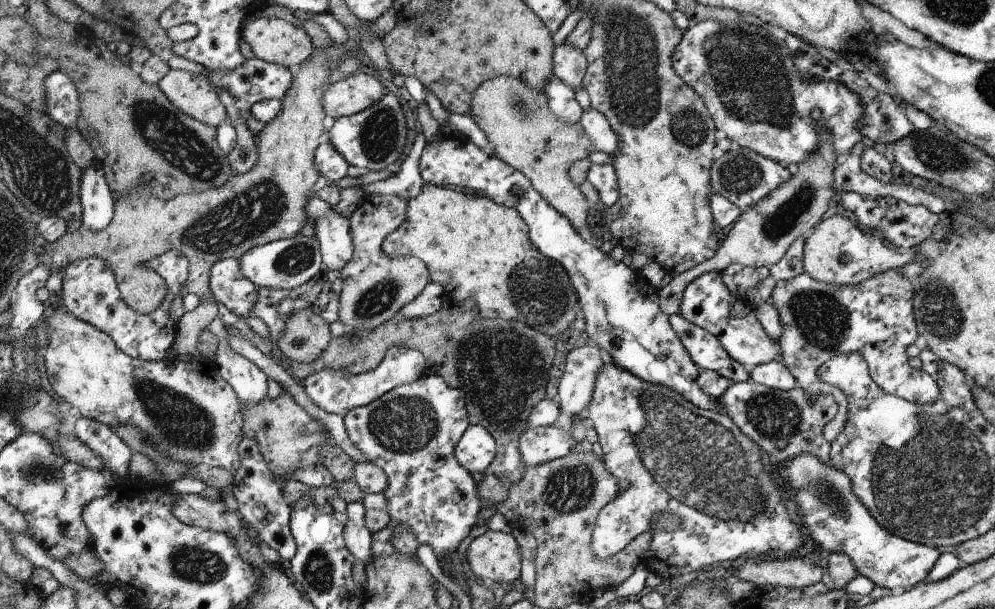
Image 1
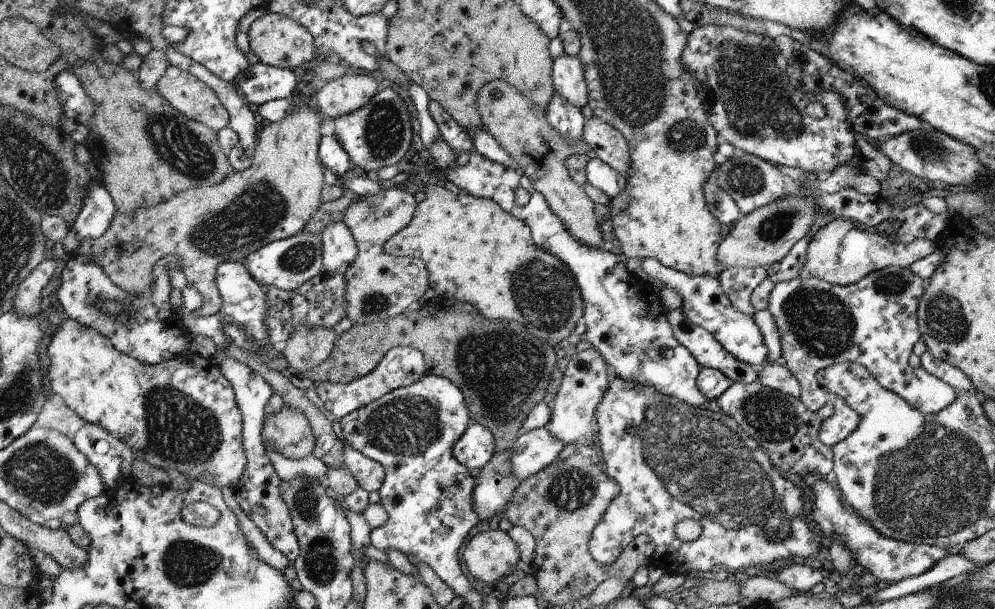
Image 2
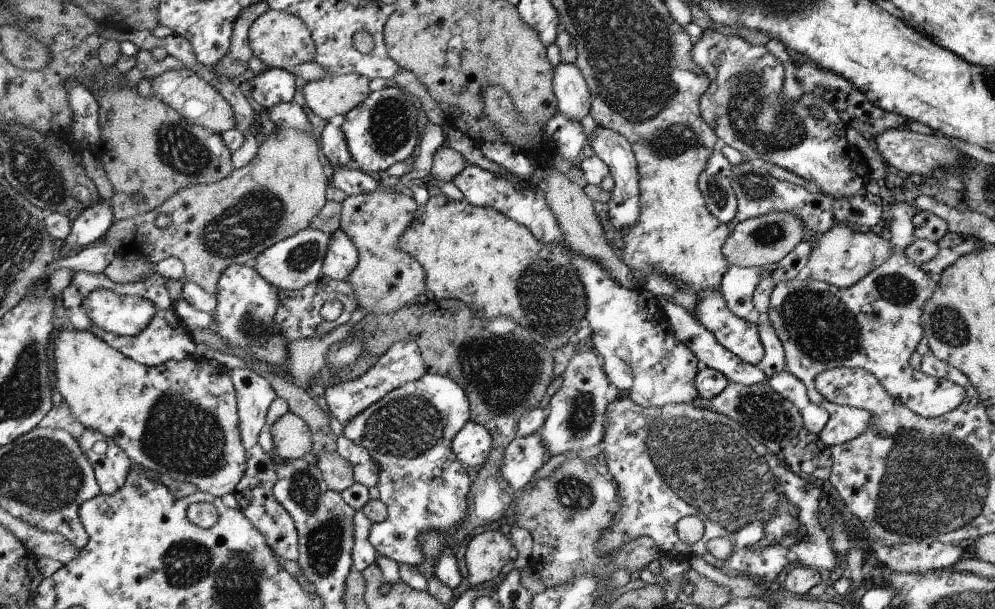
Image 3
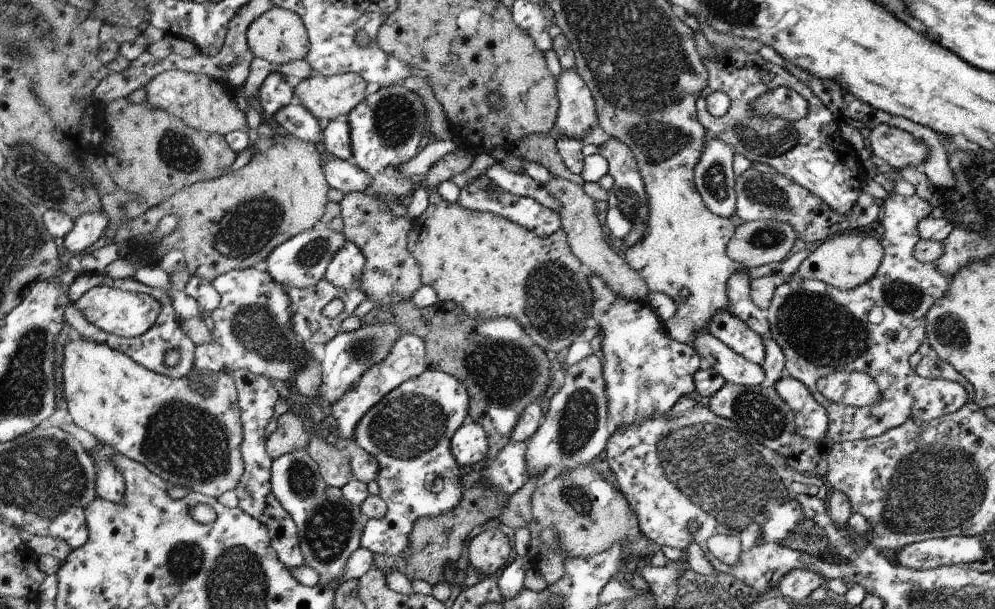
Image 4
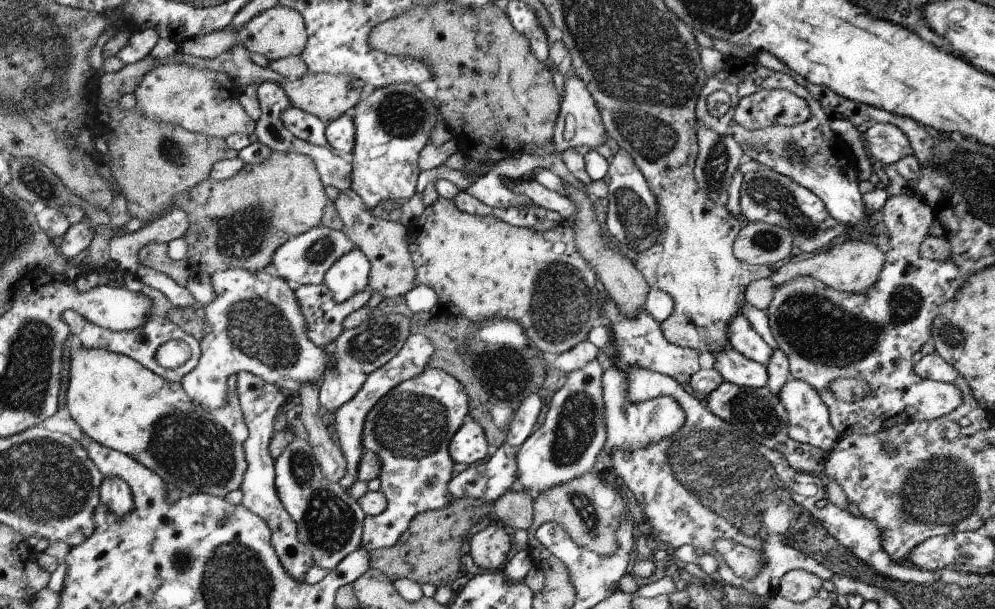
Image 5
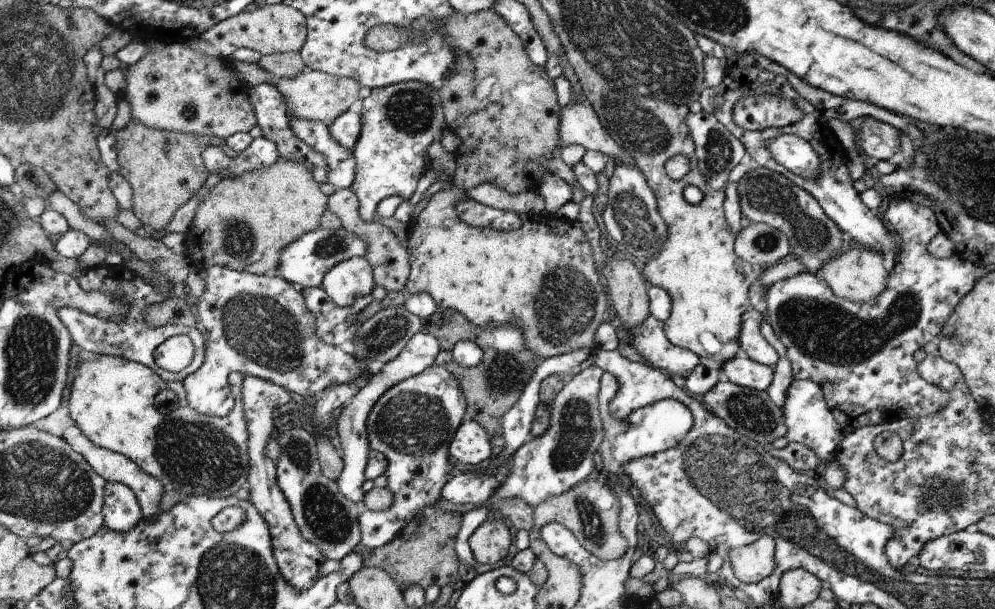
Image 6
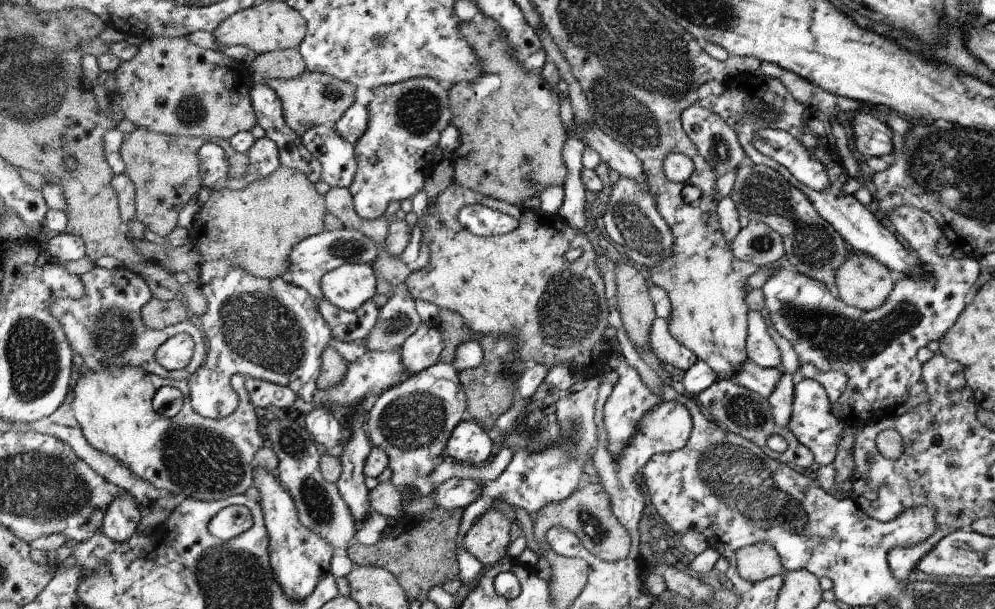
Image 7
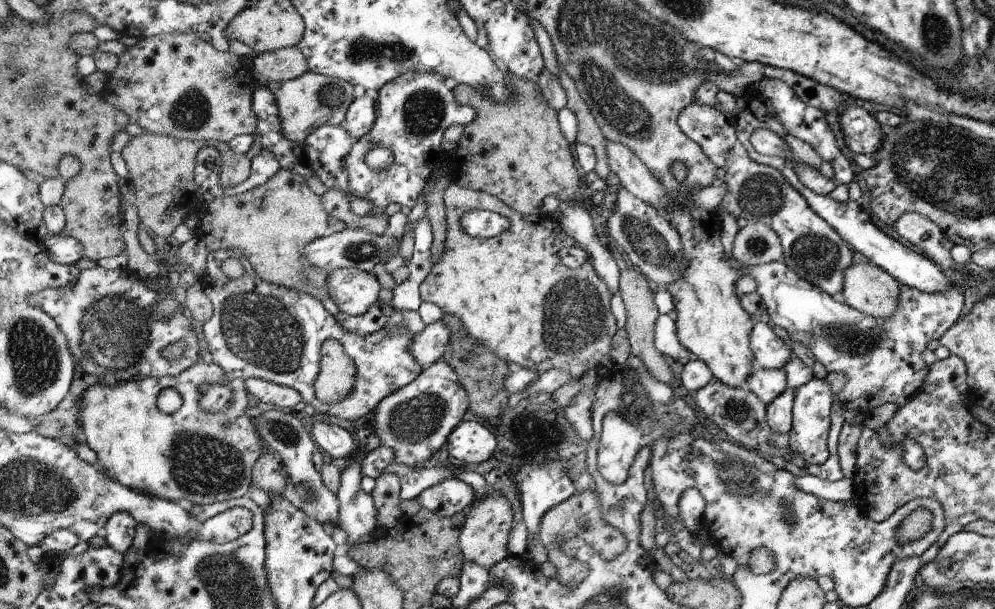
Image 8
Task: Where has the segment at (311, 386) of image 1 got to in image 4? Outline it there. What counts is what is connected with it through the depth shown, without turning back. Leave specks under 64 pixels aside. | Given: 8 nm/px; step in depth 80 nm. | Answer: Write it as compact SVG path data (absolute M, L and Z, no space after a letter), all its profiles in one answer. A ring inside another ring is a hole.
M404 335L394 346L392 346L392 352L388 354L388 358L380 364L374 364L370 370L362 377L360 382L356 382L356 386L346 392L338 402L334 402L332 405L333 417L338 423L338 429L336 433L346 440L354 440L354 432L358 428L364 414L371 411L372 407L380 403L382 398L386 397L387 393L395 390L398 386L401 386L404 382L417 378L428 369L428 363L426 361L426 344L424 340L417 335Z

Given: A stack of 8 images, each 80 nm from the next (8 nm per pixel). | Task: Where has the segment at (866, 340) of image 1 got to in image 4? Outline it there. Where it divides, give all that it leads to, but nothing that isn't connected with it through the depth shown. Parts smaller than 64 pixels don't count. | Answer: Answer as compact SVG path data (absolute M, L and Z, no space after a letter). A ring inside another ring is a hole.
M889 194L886 199L883 200L883 208L884 218L881 218L879 224L877 226L877 231L881 231L882 240L884 248L884 257L882 266L879 268L879 271L876 272L875 276L872 276L872 280L868 280L866 284L862 284L862 286L858 288L854 288L852 290L839 290L838 288L832 287L831 285L826 285L820 281L816 281L815 279L803 279L802 277L795 276L789 281L779 281L776 290L774 290L774 296L772 298L772 302L770 307L766 311L766 316L768 318L770 334L769 337L782 348L782 351L785 355L786 360L786 374L794 377L797 380L803 382L804 385L807 386L808 389L811 390L812 396L815 397L815 400L819 402L820 405L823 406L824 409L827 410L828 417L830 418L830 424L828 426L828 436L826 436L826 446L831 448L834 444L859 440L859 439L868 439L871 437L878 437L880 434L884 434L888 430L892 428L896 428L901 426L908 420L908 418L916 418L918 420L924 420L926 422L930 422L932 420L936 420L941 418L942 416L946 416L950 413L954 413L959 411L961 407L964 407L964 404L967 404L970 398L970 394L967 393L967 390L963 388L959 383L953 382L934 382L933 378L923 377L921 376L920 371L912 370L909 364L909 358L916 350L918 350L918 346L922 344L922 340L924 340L924 336L926 336L926 328L924 326L928 326L927 318L924 316L928 316L928 312L931 308L936 304L938 300L944 298L946 296L946 290L950 288L951 276L947 274L943 274L940 272L940 268L936 268L936 264L933 263L924 263L922 260L919 260L915 255L915 246L920 240L919 234L919 224L920 220L924 220L926 216L930 216L932 212L932 206L914 194L914 196L905 197L895 194ZM834 372L866 372L868 376L870 376L876 384L878 384L879 395L877 398L864 400L864 401L844 401L844 400L835 400L832 401L830 398L827 398L818 390L819 380L823 379L824 376L830 376L830 374L834 374Z

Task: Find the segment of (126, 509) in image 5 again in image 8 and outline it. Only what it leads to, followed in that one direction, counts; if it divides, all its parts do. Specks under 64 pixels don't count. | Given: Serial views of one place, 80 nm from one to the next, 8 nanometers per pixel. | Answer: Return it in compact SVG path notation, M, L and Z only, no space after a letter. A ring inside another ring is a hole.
M116 512L107 520L106 544L115 552L125 554L133 545L136 534L136 520L130 514Z

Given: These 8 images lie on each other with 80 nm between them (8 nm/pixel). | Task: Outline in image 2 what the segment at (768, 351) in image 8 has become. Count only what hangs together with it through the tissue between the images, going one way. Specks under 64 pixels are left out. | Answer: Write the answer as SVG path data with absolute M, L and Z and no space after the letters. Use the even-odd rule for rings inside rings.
M643 259L642 261L644 272L650 277L662 281L664 287L676 290L683 299L681 309L691 322L712 333L712 336L716 337L716 340L728 353L731 353L737 360L755 367L767 360L767 344L764 344L763 334L754 317L748 316L732 306L727 294L724 293L719 278L712 278L712 276L690 277L682 272L665 268L656 260Z

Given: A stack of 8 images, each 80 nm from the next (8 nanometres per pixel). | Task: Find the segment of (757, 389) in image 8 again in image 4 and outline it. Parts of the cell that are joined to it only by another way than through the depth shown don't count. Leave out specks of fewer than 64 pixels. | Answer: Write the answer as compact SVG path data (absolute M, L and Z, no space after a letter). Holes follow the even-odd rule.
M700 332L691 346L708 360L711 368L718 372L726 383L756 387L766 380L766 370L760 364L746 360L736 354L723 341L715 338L710 332Z

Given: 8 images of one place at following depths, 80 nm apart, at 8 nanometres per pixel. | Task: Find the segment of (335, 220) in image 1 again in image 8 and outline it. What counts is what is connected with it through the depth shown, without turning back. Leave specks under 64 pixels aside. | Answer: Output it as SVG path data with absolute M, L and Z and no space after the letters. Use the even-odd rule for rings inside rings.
M358 268L330 271L326 287L332 302L346 316L363 315L379 299L381 288L375 276Z

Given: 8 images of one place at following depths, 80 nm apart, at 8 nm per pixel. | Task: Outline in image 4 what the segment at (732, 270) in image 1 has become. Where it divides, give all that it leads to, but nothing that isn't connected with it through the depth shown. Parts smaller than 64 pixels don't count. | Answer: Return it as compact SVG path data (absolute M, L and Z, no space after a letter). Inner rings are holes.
M746 270L734 272L726 282L728 294L728 311L739 317L748 326L755 330L762 338L768 338L770 328L766 312L754 305L750 298L750 276Z

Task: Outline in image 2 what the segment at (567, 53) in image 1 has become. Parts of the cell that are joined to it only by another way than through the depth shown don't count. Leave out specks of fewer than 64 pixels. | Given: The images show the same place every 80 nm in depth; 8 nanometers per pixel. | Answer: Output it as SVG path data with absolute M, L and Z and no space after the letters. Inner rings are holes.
M560 54L554 61L555 94L566 98L572 106L582 108L589 105L584 66L578 56Z

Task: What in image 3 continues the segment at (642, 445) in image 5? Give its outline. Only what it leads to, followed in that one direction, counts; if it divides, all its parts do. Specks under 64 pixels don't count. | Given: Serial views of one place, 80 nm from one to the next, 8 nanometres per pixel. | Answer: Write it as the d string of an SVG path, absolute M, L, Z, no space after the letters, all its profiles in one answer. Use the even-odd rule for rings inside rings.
M570 252L570 256L574 258L574 266L578 269L588 295L586 325L592 328L591 339L604 359L603 367L610 382L611 395L626 395L643 407L661 407L668 403L684 403L697 398L699 391L695 379L698 378L699 360L675 335L670 321L666 320L667 313L663 311L658 296L644 285L634 289L621 285L600 261L578 253Z

